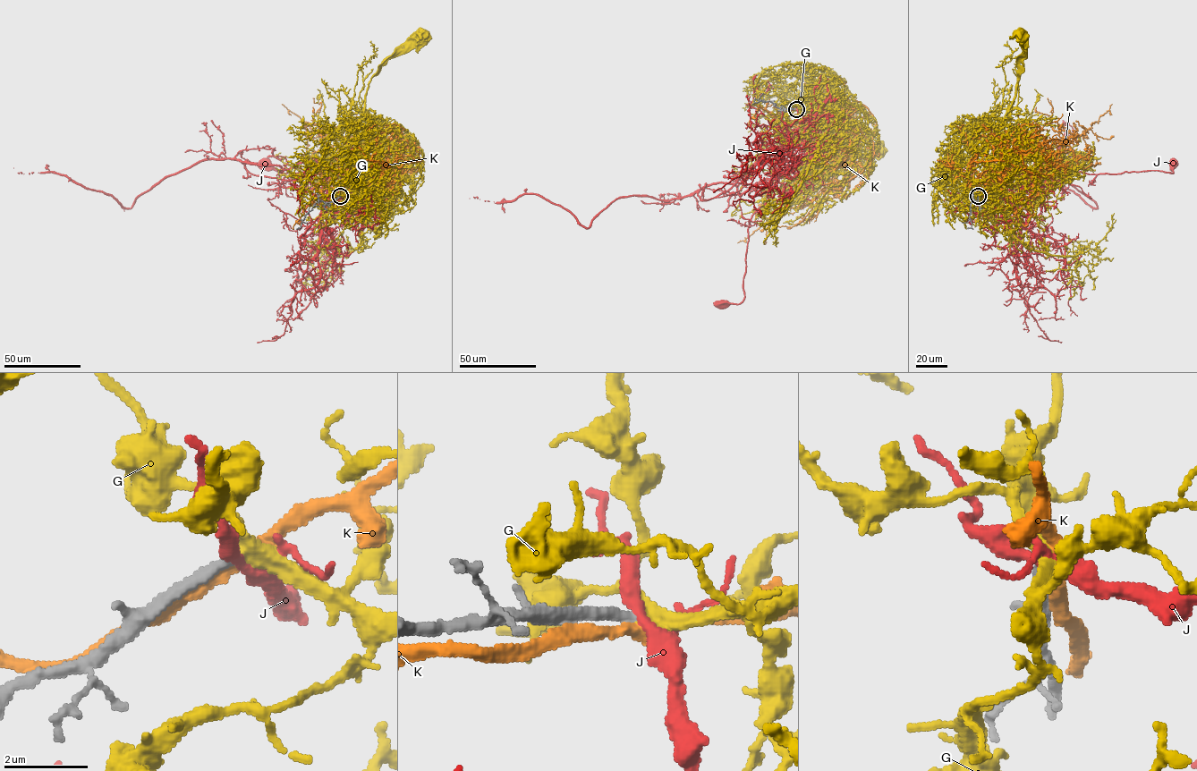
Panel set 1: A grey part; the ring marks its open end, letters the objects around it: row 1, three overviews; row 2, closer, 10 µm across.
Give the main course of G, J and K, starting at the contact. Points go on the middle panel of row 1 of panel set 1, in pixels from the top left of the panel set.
G: (795, 109), (807, 108), (815, 98), (812, 130), (819, 137), (821, 146), (845, 156), (870, 156), (878, 150)
J: (796, 108), (800, 126), (729, 189), (702, 200), (698, 191), (771, 181), (750, 221), (743, 300), (720, 303)
K: (795, 109), (817, 105), (809, 123), (828, 149), (832, 179), (805, 205), (759, 214), (760, 230)

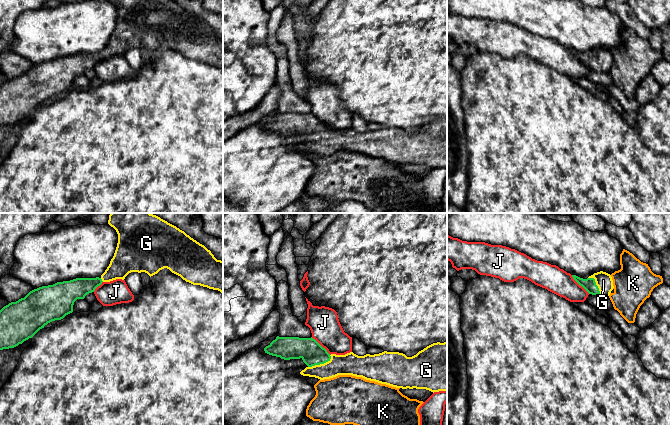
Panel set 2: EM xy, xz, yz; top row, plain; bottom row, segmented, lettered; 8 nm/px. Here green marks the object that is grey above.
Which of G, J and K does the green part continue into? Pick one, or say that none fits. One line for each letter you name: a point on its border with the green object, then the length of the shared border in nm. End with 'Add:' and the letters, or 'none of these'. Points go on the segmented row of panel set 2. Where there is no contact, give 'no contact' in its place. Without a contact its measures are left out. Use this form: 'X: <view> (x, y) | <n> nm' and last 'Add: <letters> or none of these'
G: xz (320, 363) | 220 nm
Add: G

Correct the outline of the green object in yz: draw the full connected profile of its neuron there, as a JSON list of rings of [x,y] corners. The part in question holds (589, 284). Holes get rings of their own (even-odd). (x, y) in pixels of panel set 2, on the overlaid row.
[[[600,271],[589,276],[587,279],[572,275],[573,279],[582,286],[589,294],[609,296],[613,290],[613,280],[610,274]]]

